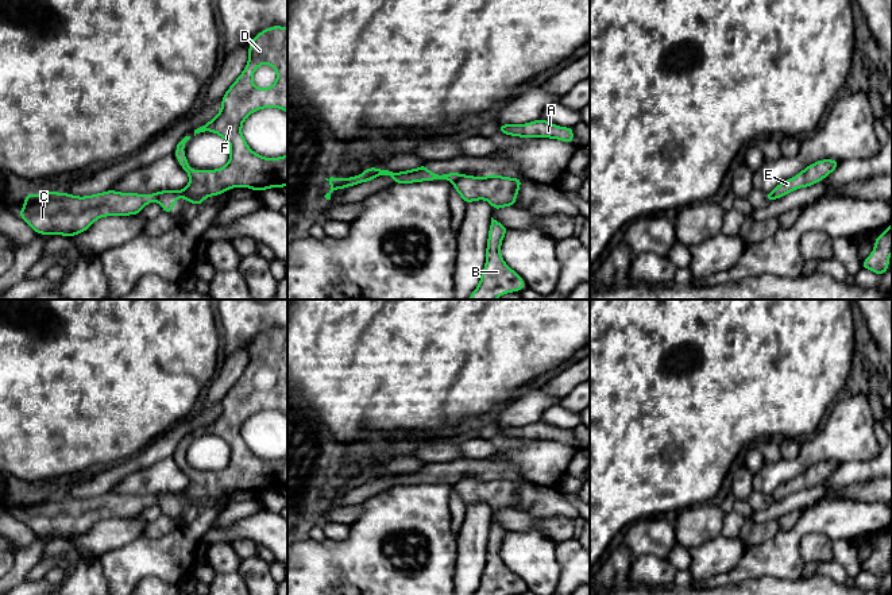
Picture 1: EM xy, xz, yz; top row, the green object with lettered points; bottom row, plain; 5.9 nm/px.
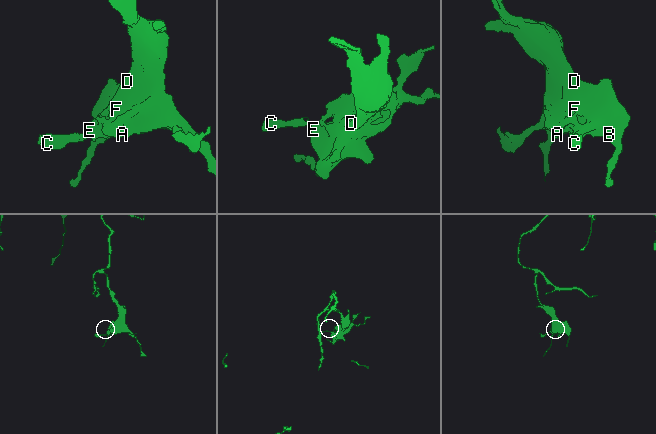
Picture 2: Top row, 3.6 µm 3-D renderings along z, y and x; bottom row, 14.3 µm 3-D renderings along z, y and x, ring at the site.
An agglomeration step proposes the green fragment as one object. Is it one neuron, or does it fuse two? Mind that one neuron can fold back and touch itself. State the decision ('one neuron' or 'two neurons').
two neurons

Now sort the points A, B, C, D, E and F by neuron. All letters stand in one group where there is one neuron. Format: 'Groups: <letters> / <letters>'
Groups: A B D E F / C

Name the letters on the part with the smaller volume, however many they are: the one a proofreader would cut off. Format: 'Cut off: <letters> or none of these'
Cut off: C

